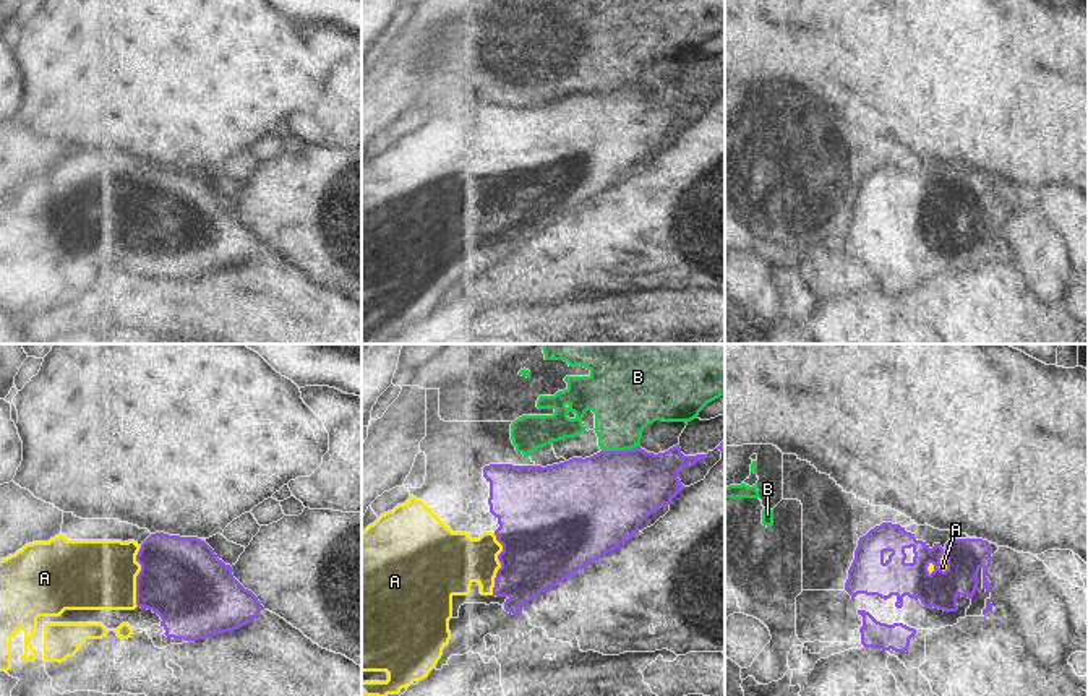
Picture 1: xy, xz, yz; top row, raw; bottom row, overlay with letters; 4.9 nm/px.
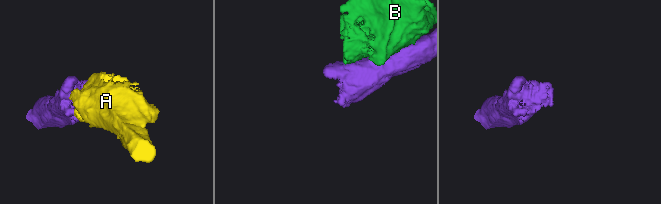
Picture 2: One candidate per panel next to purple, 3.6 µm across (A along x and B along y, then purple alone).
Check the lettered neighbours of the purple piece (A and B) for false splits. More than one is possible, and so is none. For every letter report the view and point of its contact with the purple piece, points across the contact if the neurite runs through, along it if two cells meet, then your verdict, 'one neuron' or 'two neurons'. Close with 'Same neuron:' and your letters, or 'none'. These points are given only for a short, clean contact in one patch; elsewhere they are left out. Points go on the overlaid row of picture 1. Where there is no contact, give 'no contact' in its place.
A: xz (501, 565) | across xz (545, 541), (521, 560), (501, 565), (451, 562) | one neuron
B: xz (620, 451) | two neurons
Same neuron: A

